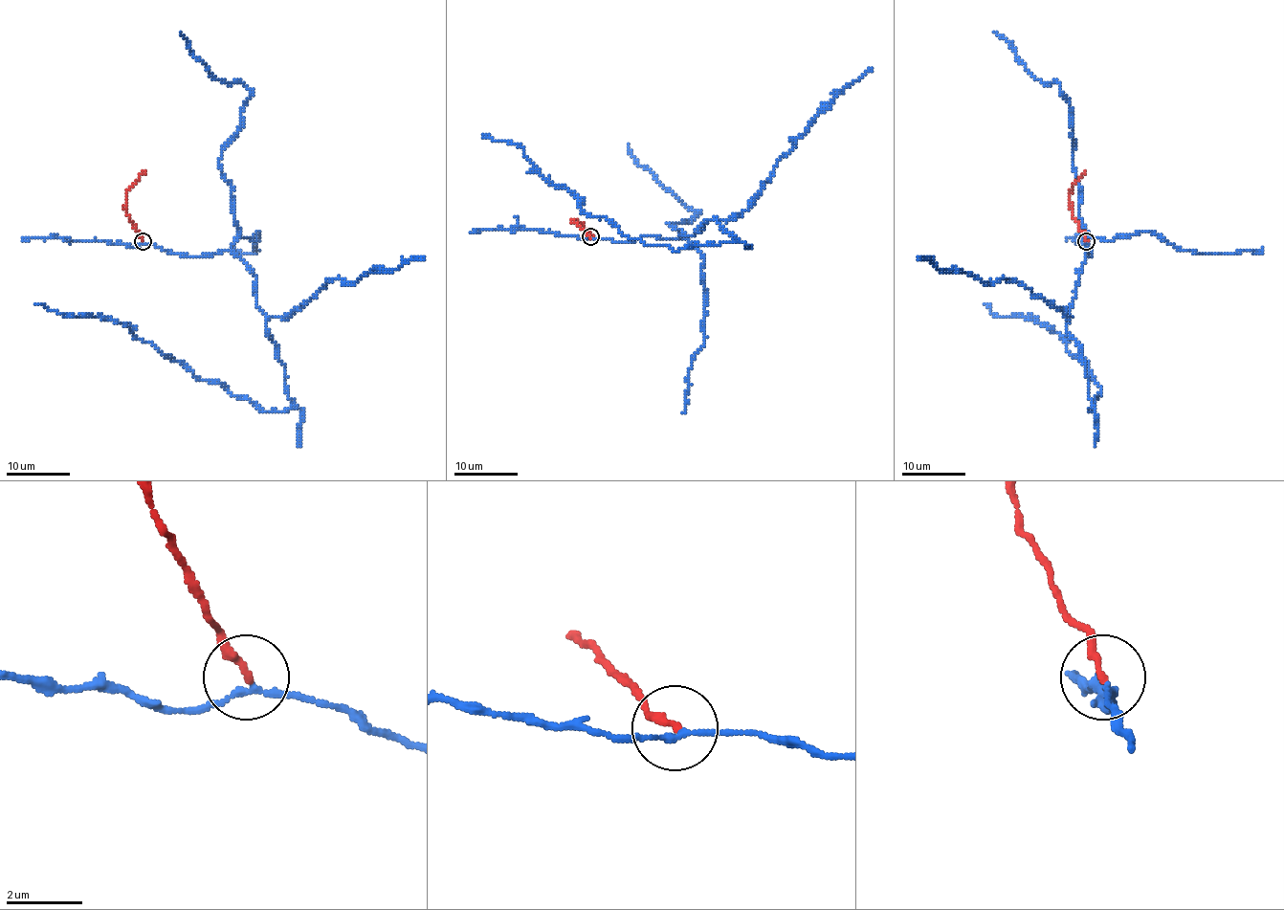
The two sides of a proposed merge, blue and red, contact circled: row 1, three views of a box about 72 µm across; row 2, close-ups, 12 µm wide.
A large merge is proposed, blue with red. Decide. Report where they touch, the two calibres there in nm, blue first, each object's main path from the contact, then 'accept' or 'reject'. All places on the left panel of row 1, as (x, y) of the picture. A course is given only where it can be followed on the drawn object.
at (143, 241); 150 nm thick on the blue side, 200 nm on the other; blue runs (143, 241), (188, 255), (230, 249), (248, 267), (290, 408), (261, 410), (198, 379), (122, 321), (33, 303); red runs (143, 241), (127, 212), (125, 197), (146, 170); reject

